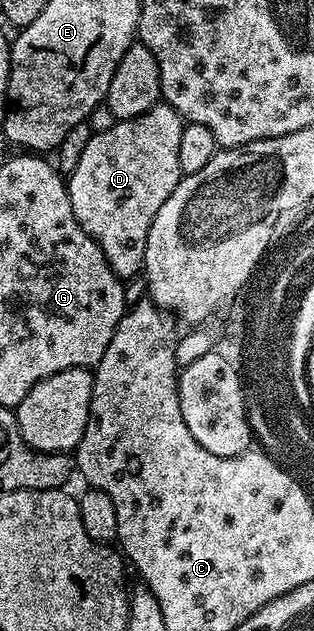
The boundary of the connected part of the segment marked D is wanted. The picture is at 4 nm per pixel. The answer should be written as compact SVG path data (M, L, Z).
M167 104L152 106L136 118L118 120L114 128L92 135L86 152L78 156L78 164L67 175L70 204L78 224L102 248L110 268L122 280L143 271L150 224L181 180L178 143L184 125L185 119Z

